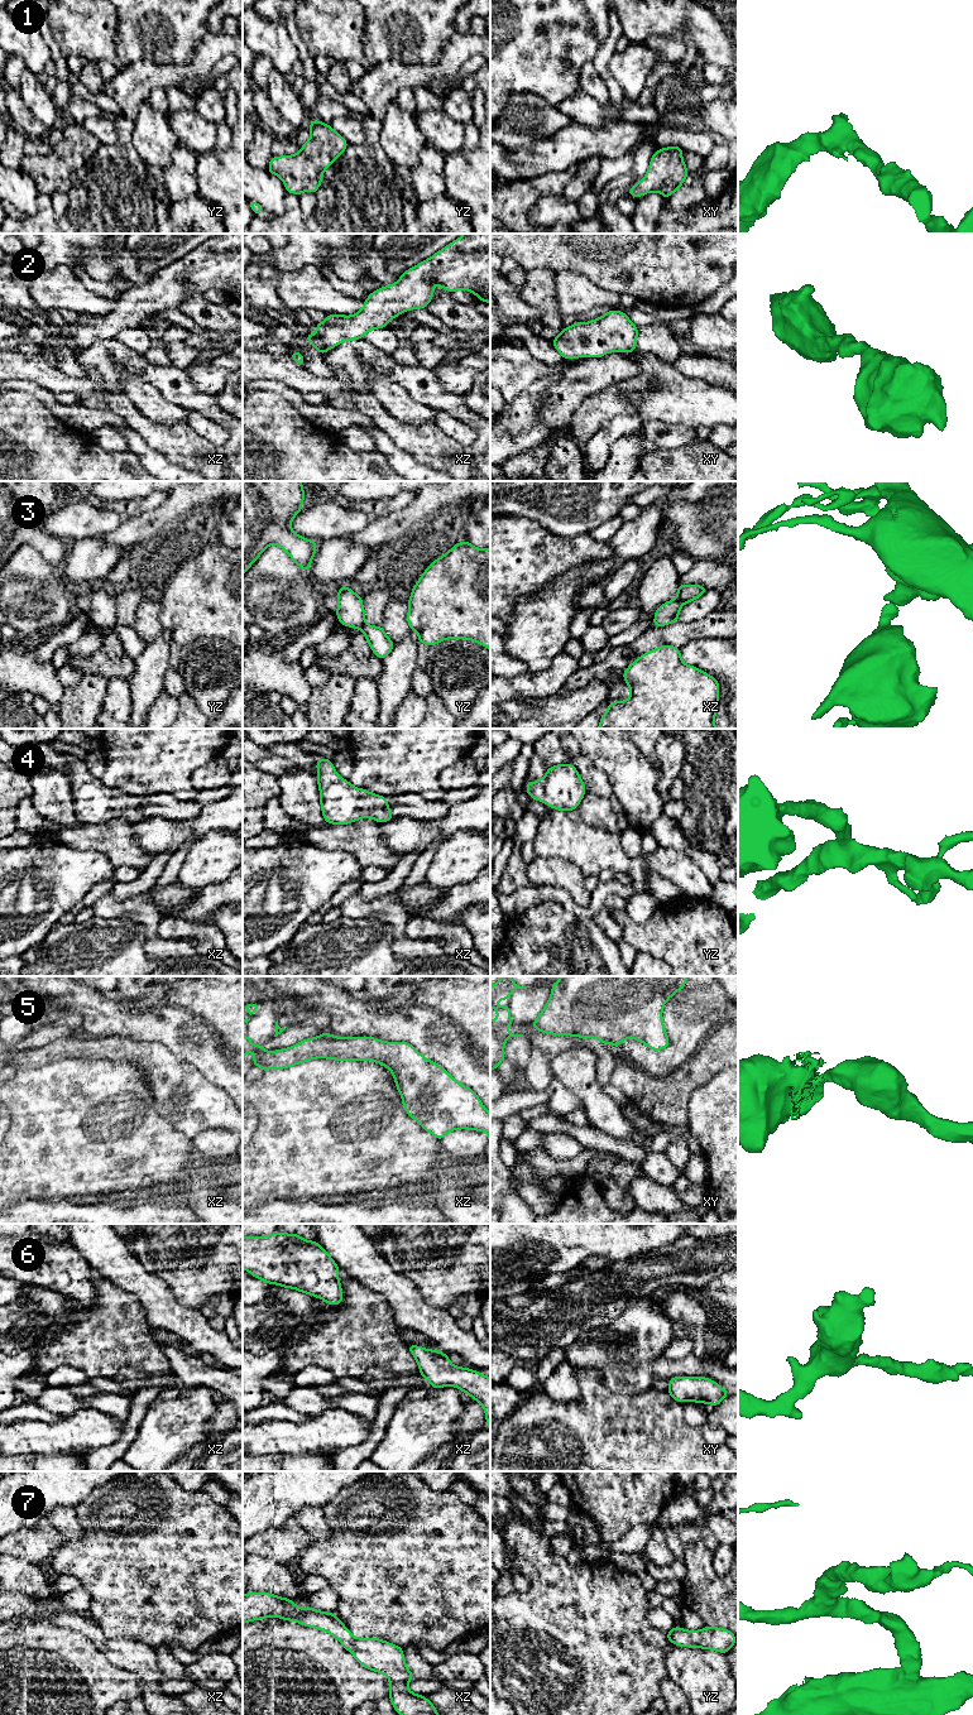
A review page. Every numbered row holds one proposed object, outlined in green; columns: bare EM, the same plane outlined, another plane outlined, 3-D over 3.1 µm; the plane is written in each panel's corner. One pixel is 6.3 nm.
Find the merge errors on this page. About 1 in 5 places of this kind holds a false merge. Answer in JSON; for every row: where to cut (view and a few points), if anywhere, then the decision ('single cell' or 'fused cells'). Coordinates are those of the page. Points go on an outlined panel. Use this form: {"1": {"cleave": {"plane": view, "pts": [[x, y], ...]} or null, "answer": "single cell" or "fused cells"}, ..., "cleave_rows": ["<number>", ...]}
{"1": {"cleave": null, "answer": "single cell"}, "2": {"cleave": null, "answer": "single cell"}, "3": {"cleave": {"plane": "xz", "pts": [[675, 599], [681, 604]]}, "answer": "fused cells"}, "4": {"cleave": null, "answer": "single cell"}, "5": {"cleave": null, "answer": "single cell"}, "6": {"cleave": null, "answer": "single cell"}, "7": {"cleave": null, "answer": "single cell"}, "cleave_rows": ["3"]}

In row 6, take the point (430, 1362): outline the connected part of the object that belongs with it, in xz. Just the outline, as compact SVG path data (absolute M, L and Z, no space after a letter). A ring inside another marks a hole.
M408 1345L414 1356L422 1378L431 1383L431 1388L452 1385L466 1392L478 1401L485 1411L486 1423L490 1427L490 1378L473 1369L454 1366L447 1354L417 1345Z

